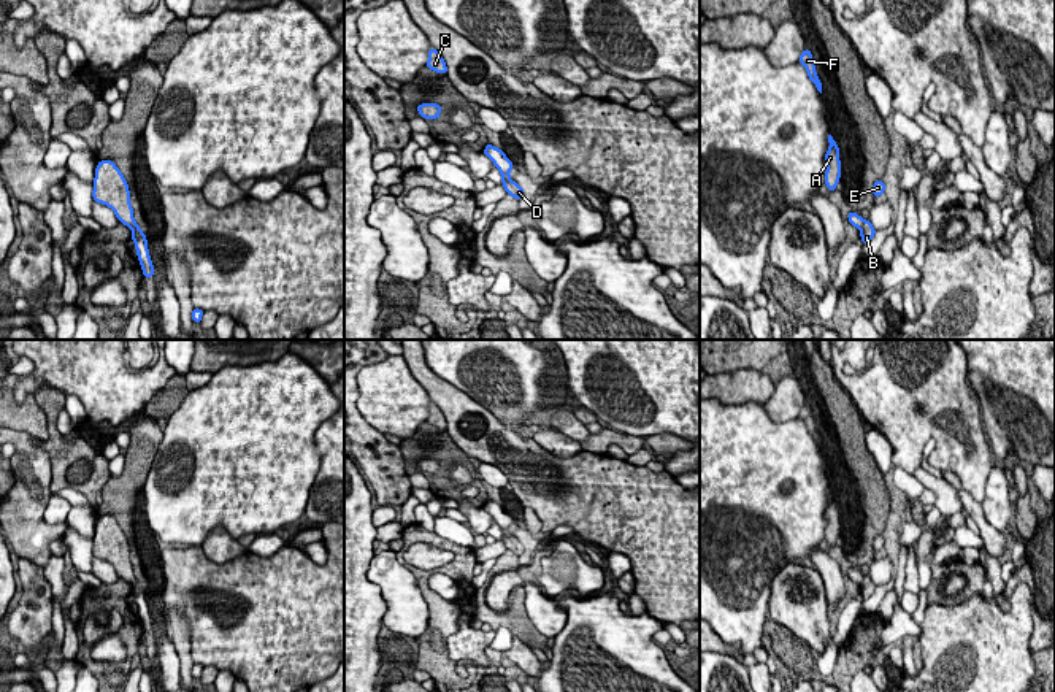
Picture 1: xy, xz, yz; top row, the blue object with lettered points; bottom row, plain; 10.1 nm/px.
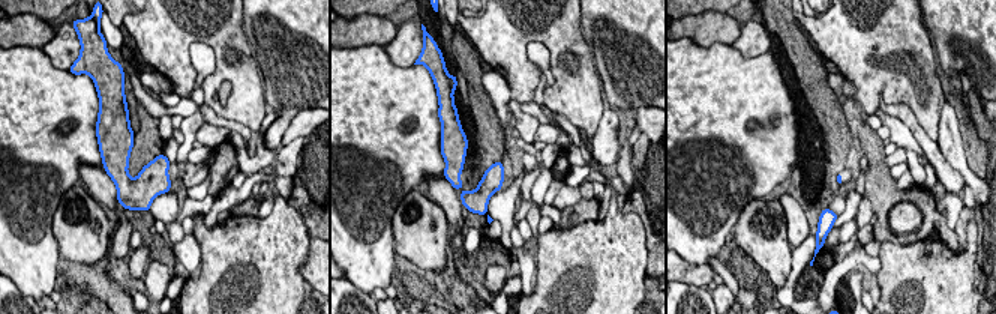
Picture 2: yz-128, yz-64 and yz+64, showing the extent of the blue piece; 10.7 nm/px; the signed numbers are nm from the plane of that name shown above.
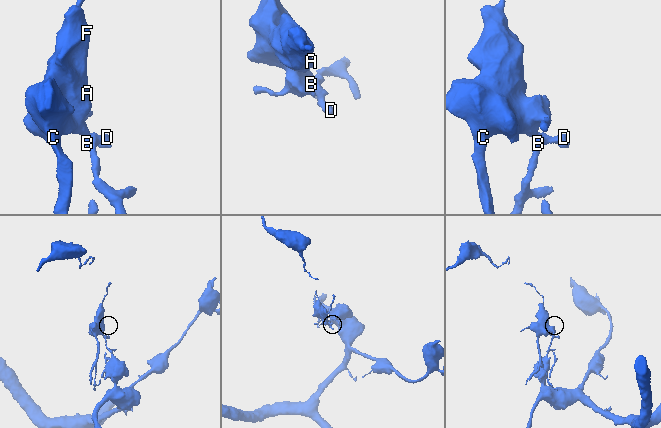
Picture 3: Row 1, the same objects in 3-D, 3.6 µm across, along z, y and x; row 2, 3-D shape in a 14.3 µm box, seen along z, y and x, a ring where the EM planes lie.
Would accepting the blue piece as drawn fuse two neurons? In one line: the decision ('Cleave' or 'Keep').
Cleave

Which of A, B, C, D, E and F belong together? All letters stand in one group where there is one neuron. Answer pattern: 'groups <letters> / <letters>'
groups A C E F / B D

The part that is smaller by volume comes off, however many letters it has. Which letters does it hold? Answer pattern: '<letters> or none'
A, C, E, F

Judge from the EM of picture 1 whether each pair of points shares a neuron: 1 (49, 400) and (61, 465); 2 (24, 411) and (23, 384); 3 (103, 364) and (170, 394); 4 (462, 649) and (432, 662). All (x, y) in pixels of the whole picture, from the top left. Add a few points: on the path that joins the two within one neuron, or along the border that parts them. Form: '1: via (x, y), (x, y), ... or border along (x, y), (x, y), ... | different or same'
1: via (51, 416), (51, 427), (59, 449) | same
2: border along (32, 394), (16, 403) | different
3: border along (175, 372), (143, 407) | different
4: border along (459, 618), (459, 629), (448, 638), (454, 662) | different

